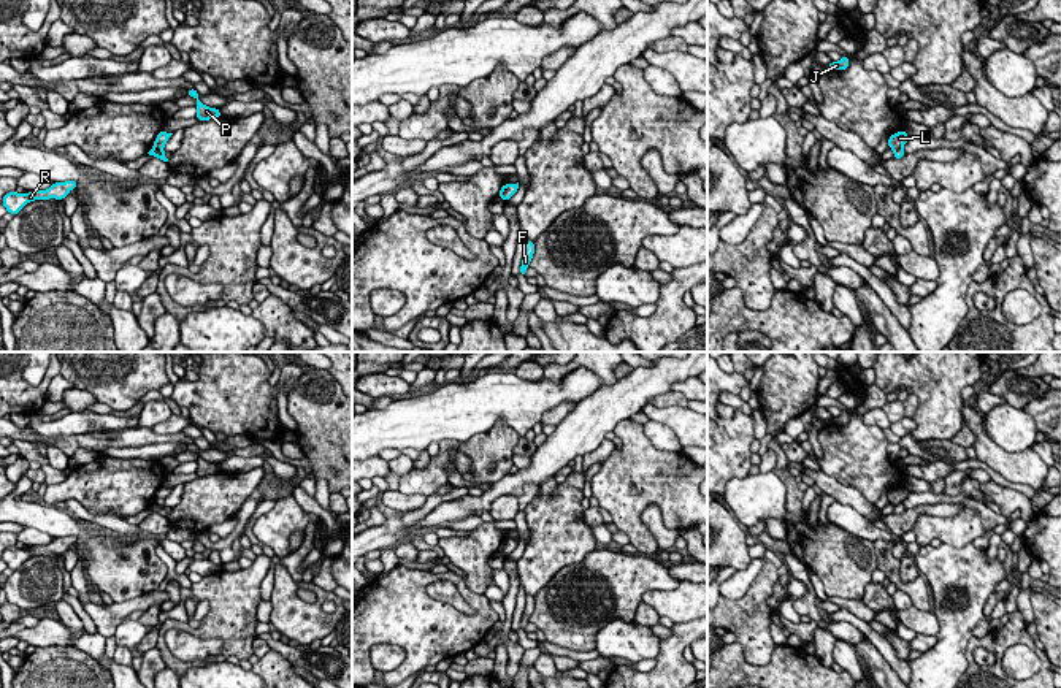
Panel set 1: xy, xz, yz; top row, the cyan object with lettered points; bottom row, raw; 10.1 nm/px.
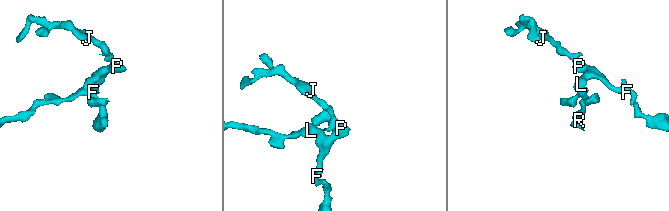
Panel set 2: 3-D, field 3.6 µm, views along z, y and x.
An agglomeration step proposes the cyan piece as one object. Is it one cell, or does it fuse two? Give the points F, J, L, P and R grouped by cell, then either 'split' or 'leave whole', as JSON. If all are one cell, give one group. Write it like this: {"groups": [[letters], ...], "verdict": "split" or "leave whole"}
{"groups": [["F", "J", "L", "P"], ["R"]], "verdict": "split"}

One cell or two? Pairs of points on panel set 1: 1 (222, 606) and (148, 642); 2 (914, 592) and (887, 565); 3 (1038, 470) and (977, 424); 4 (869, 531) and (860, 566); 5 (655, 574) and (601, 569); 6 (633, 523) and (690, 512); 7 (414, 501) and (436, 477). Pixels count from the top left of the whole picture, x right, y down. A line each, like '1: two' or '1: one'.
1: two
2: one
3: one
4: two
5: one
6: one
7: two

